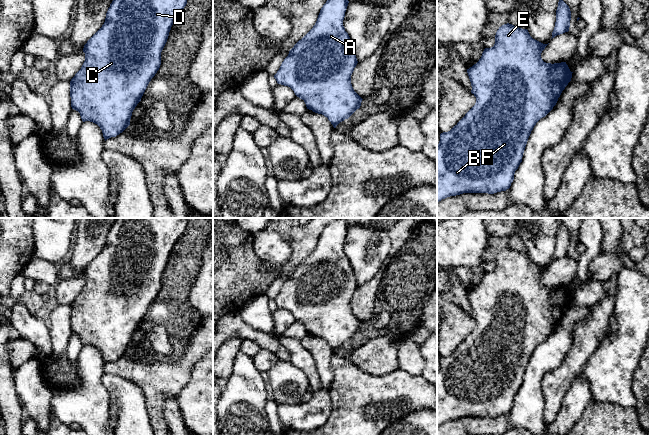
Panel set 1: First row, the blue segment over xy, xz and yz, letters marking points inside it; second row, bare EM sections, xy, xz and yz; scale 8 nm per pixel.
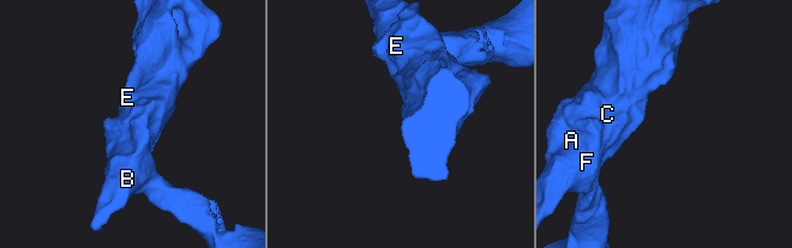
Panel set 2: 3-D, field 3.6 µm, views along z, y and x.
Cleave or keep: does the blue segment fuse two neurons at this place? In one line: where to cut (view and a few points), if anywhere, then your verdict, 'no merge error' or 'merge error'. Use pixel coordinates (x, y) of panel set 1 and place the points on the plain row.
cut none; no merge error

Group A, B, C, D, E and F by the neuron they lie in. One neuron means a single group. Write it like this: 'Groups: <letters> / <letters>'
Groups: A B C D E F

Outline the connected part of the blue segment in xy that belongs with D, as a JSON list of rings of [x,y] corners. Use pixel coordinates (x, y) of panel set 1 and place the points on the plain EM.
[[[116,218],[108,235],[102,251],[84,269],[85,285],[81,293],[70,305],[70,321],[72,333],[80,337],[83,346],[90,345],[97,348],[102,354],[105,365],[122,357],[129,349],[132,336],[141,325],[141,322],[161,289],[161,276],[167,266],[171,251],[187,228],[187,218]]]

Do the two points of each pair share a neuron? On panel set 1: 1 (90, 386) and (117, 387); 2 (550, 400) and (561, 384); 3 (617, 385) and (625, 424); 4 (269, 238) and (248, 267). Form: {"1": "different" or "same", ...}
{"1": "different", "2": "same", "3": "different", "4": "different"}

